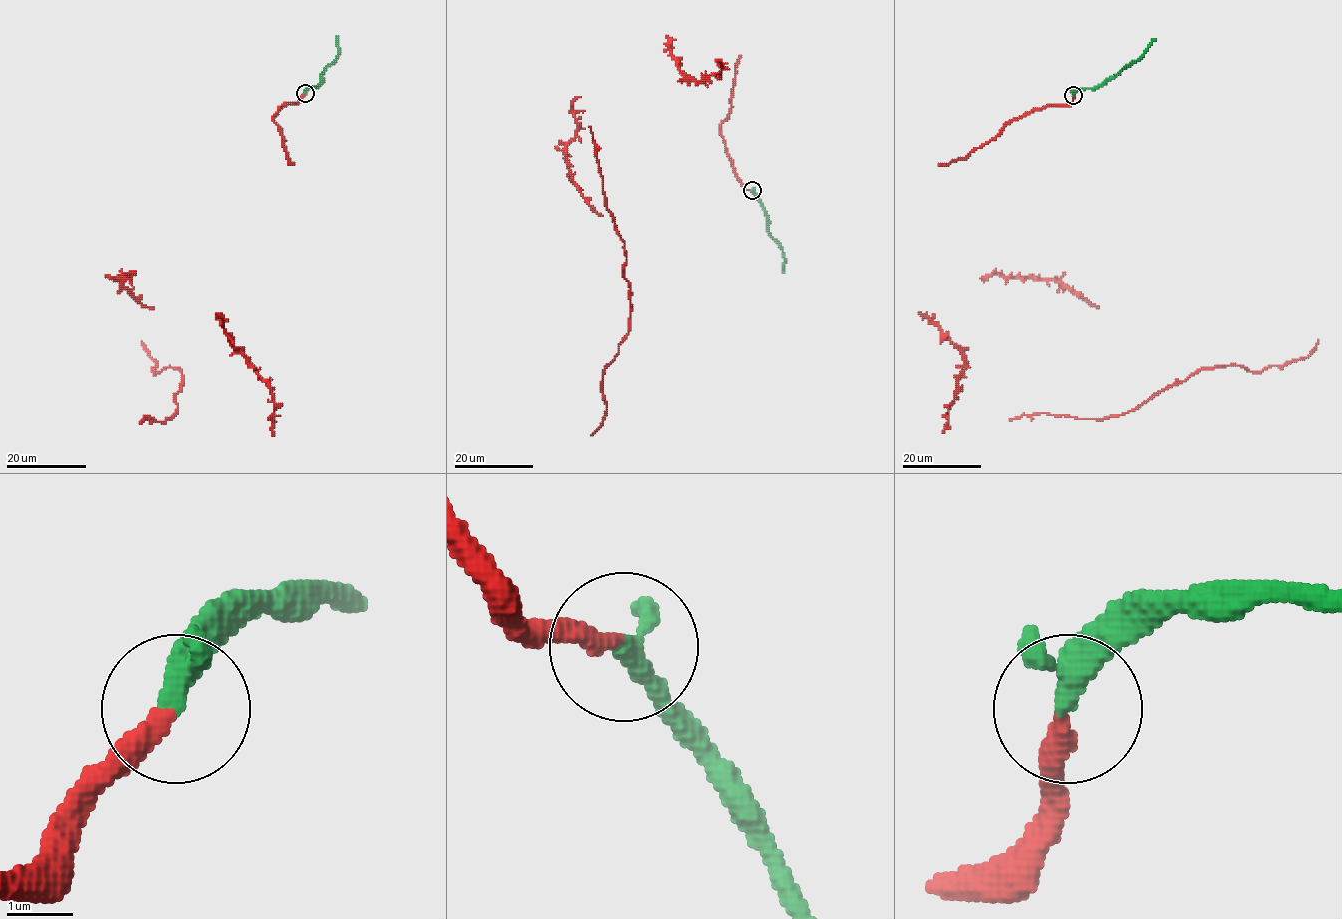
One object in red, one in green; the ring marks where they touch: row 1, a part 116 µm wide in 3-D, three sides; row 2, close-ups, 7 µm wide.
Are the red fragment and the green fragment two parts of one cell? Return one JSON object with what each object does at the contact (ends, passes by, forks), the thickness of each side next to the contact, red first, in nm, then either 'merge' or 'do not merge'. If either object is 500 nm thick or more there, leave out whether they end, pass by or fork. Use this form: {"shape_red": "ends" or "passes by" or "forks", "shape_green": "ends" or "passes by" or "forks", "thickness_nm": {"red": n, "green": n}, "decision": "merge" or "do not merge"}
{"shape_red": "ends", "shape_green": "passes by", "thickness_nm": {"red": 300, "green": 300}, "decision": "merge"}

